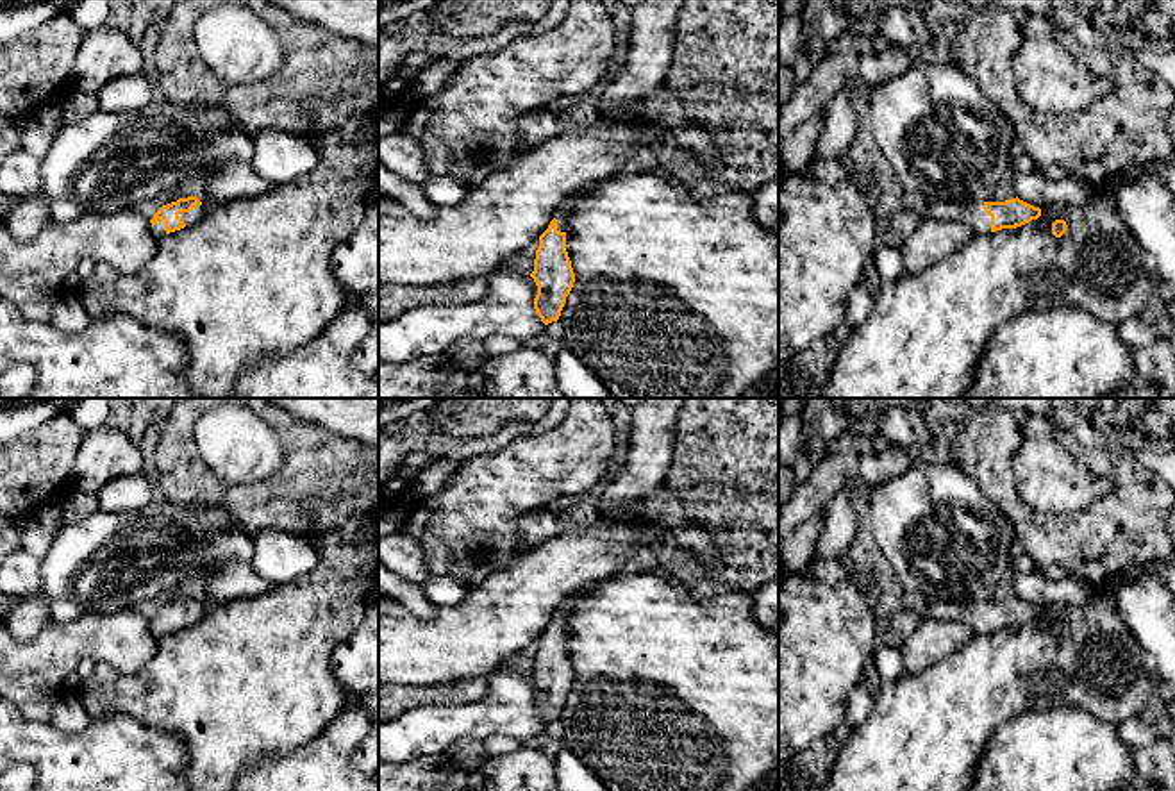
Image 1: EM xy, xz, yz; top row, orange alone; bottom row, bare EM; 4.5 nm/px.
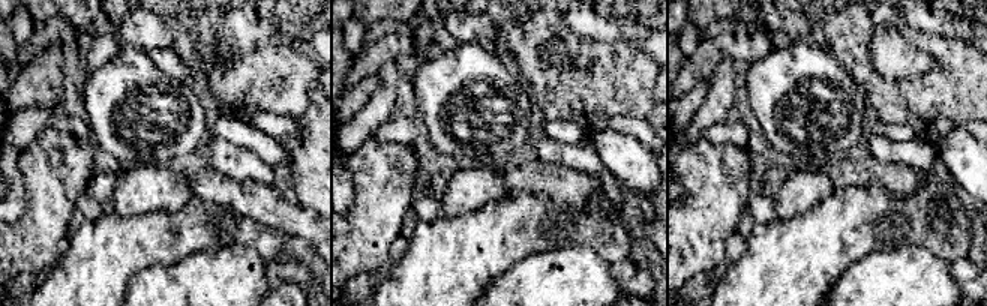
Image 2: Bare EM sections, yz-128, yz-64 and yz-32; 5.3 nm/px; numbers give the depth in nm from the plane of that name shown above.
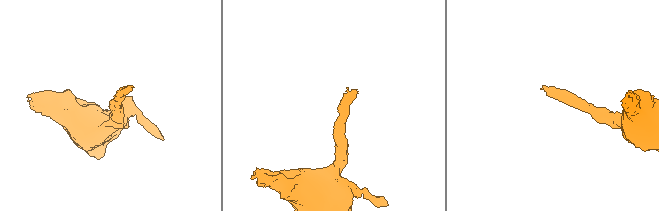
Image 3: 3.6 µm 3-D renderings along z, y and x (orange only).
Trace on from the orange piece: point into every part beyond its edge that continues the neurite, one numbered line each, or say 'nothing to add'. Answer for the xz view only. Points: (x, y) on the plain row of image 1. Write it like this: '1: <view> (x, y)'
1: xz (559, 615)

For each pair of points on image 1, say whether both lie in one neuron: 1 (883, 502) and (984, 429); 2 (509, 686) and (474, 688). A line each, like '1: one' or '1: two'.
1: two
2: two

